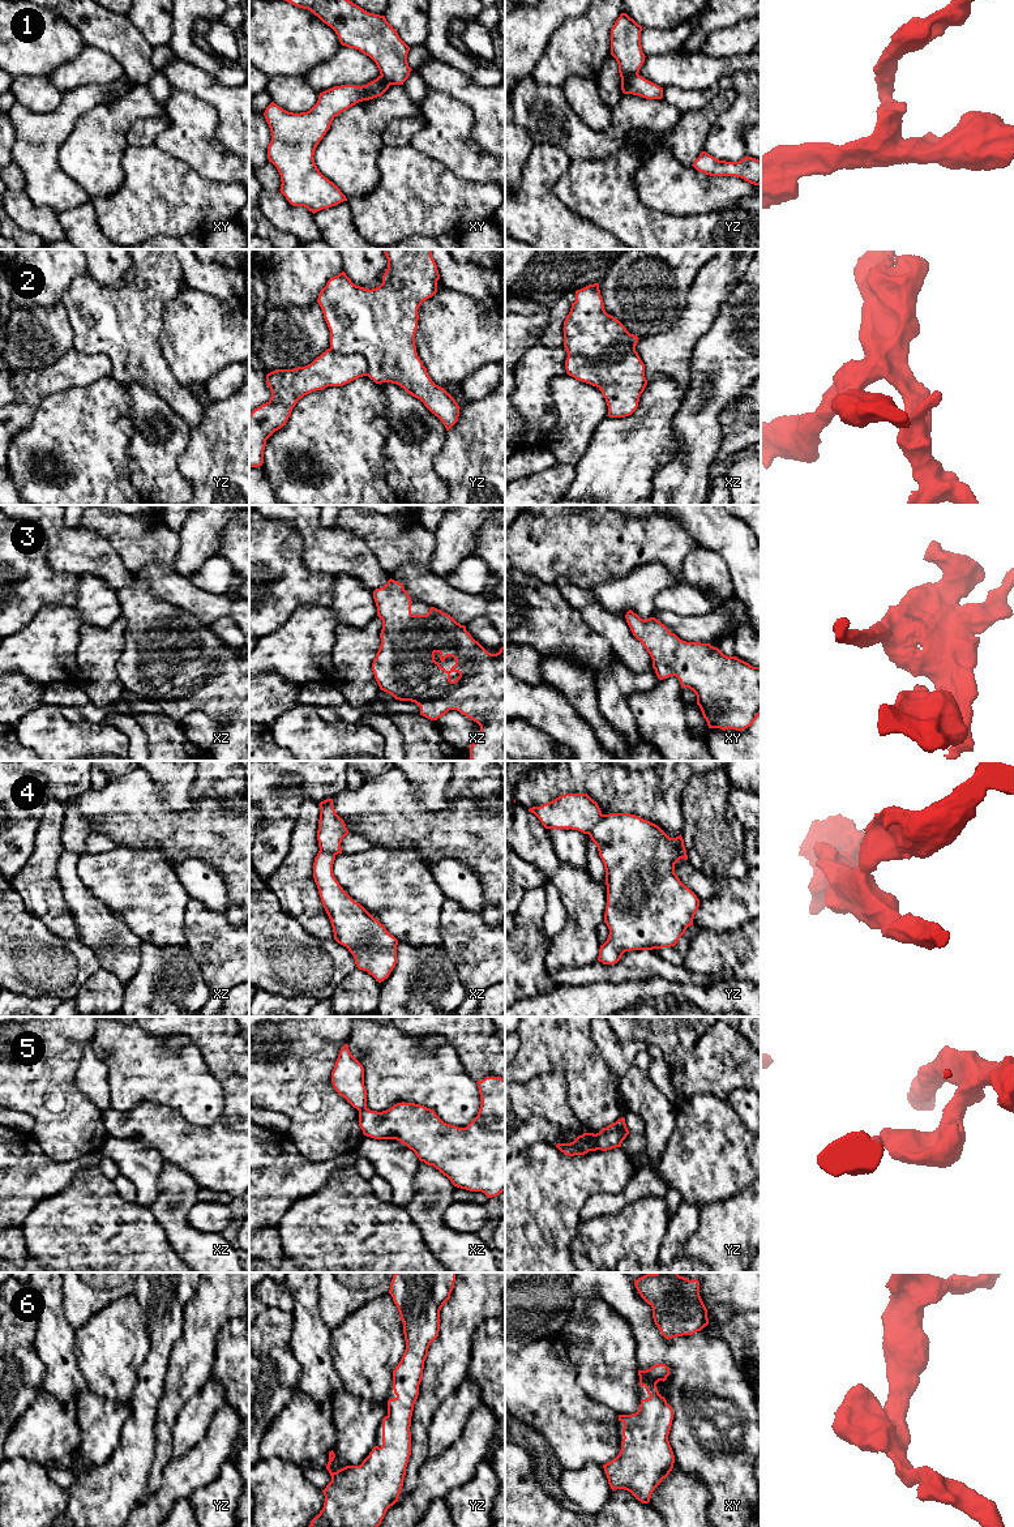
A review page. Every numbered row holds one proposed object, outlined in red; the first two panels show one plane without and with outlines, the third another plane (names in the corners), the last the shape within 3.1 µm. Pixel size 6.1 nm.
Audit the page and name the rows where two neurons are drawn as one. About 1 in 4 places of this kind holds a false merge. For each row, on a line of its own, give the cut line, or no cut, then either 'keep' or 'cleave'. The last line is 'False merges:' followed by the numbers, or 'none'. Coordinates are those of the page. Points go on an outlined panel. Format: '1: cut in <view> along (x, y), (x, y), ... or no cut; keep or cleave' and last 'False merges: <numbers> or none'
1: cut in yz along (637, 73), (621, 78); cleave
2: cut in xz along (634, 346), (617, 343), (611, 362), (568, 355); cleave
3: no cut; keep
4: cut in yz along (603, 815), (589, 834); cleave
5: cut in yz along (595, 1134), (598, 1149); cleave
6: no cut; keep
False merges: 1, 2, 4, 5

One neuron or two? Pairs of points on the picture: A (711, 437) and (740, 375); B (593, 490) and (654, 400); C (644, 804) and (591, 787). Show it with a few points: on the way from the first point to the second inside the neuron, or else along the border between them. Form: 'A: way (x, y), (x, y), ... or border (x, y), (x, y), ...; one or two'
A: way (711, 422), (711, 409), (724, 390); one
B: way (615, 467), (647, 435), (653, 422); one
C: way (630, 796), (615, 796), (608, 790), (604, 790); one

